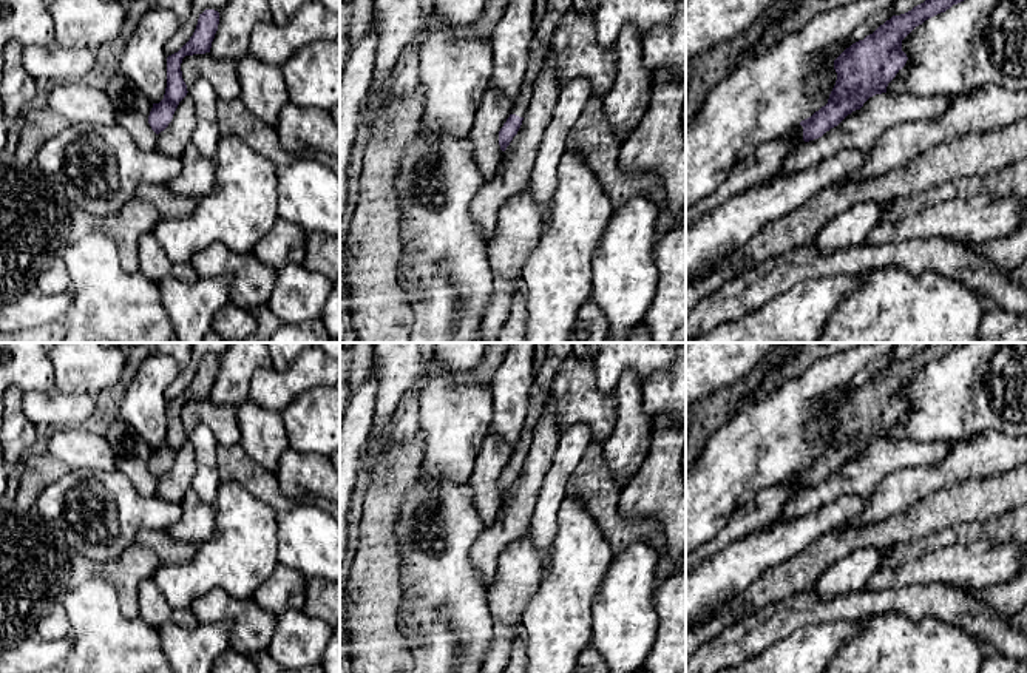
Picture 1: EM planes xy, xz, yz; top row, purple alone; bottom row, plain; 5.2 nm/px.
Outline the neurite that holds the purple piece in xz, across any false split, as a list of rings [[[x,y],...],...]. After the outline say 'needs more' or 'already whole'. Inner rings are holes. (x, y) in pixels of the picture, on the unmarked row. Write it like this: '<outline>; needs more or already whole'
[[[547,343],[545,358],[534,369],[534,380],[530,389],[528,412],[522,426],[520,437],[513,448],[510,463],[499,477],[499,491],[505,497],[513,483],[517,480],[524,462],[533,441],[533,432],[544,414],[547,401],[553,395],[553,380],[562,363],[573,355],[573,343]]]; needs more

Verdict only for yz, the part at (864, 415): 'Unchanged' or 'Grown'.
Grown

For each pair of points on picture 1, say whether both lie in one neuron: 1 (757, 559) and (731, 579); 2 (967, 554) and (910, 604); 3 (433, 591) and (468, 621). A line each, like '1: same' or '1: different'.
1: same
2: different
3: same

